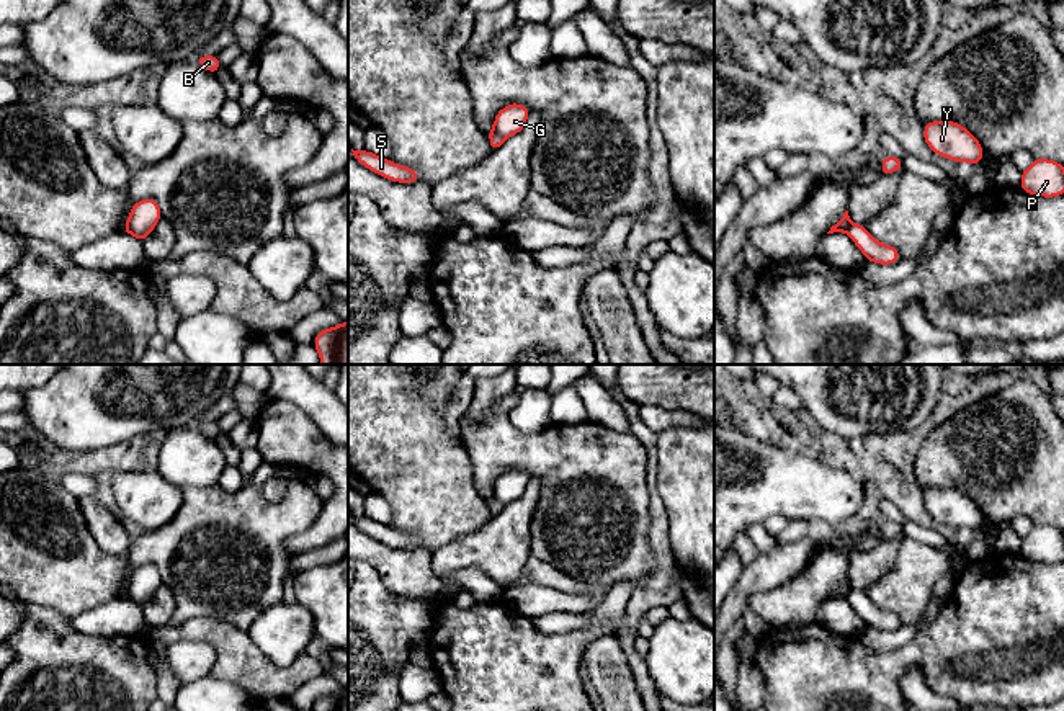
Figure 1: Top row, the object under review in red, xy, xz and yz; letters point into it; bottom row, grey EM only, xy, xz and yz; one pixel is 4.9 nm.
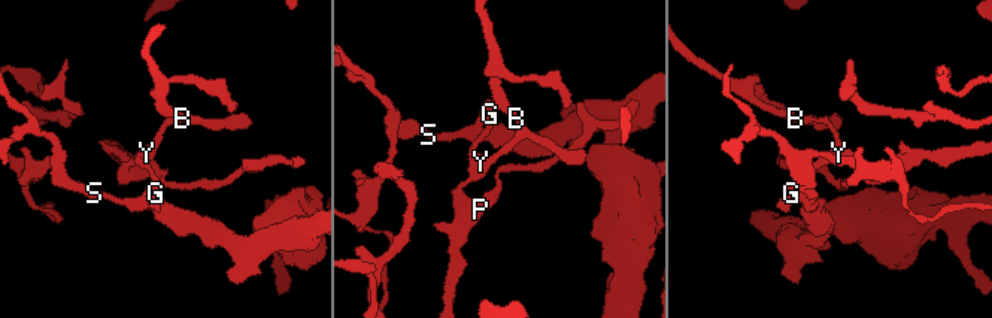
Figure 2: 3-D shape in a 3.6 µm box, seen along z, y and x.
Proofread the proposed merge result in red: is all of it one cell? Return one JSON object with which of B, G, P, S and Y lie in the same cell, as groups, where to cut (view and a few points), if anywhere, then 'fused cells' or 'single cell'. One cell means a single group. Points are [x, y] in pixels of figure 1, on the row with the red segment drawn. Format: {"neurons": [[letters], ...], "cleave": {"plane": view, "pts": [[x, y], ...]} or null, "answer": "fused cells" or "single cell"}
{"neurons": [["B", "G", "P", "Y"], ["S"]], "cleave": {"plane": "xz", "pts": [[492, 128], [504, 139]]}, "answer": "fused cells"}

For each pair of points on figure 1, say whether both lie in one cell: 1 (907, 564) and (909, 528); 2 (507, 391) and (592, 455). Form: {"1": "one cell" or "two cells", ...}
{"1": "two cells", "2": "two cells"}

